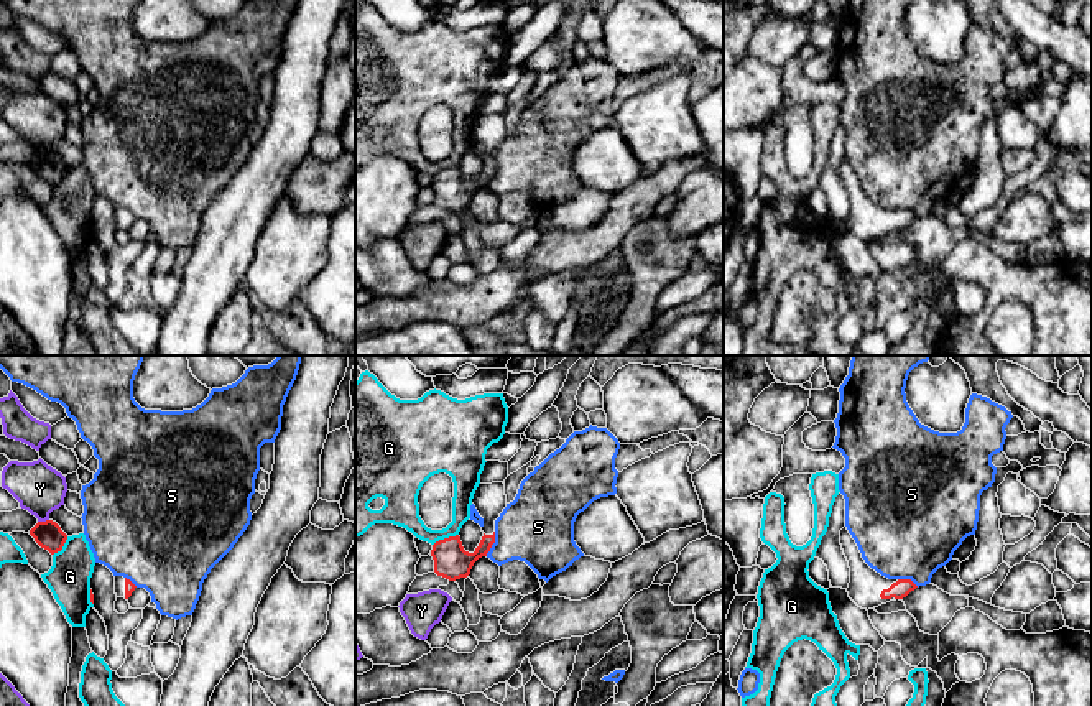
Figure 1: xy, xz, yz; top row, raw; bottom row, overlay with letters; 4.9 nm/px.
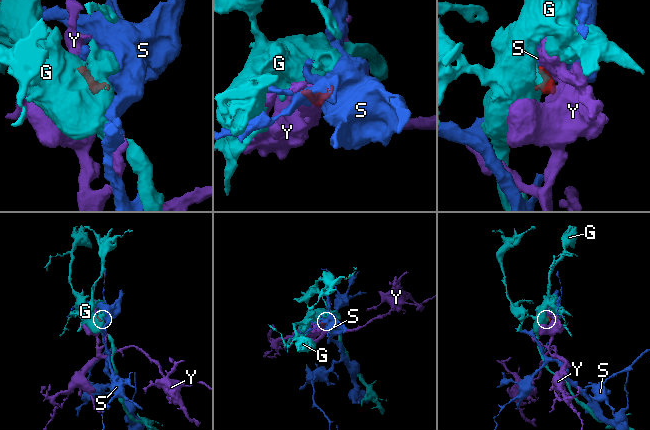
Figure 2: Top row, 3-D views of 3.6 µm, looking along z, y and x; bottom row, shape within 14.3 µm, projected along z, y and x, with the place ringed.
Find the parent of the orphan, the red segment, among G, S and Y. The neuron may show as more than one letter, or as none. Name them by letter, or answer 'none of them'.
none of them

